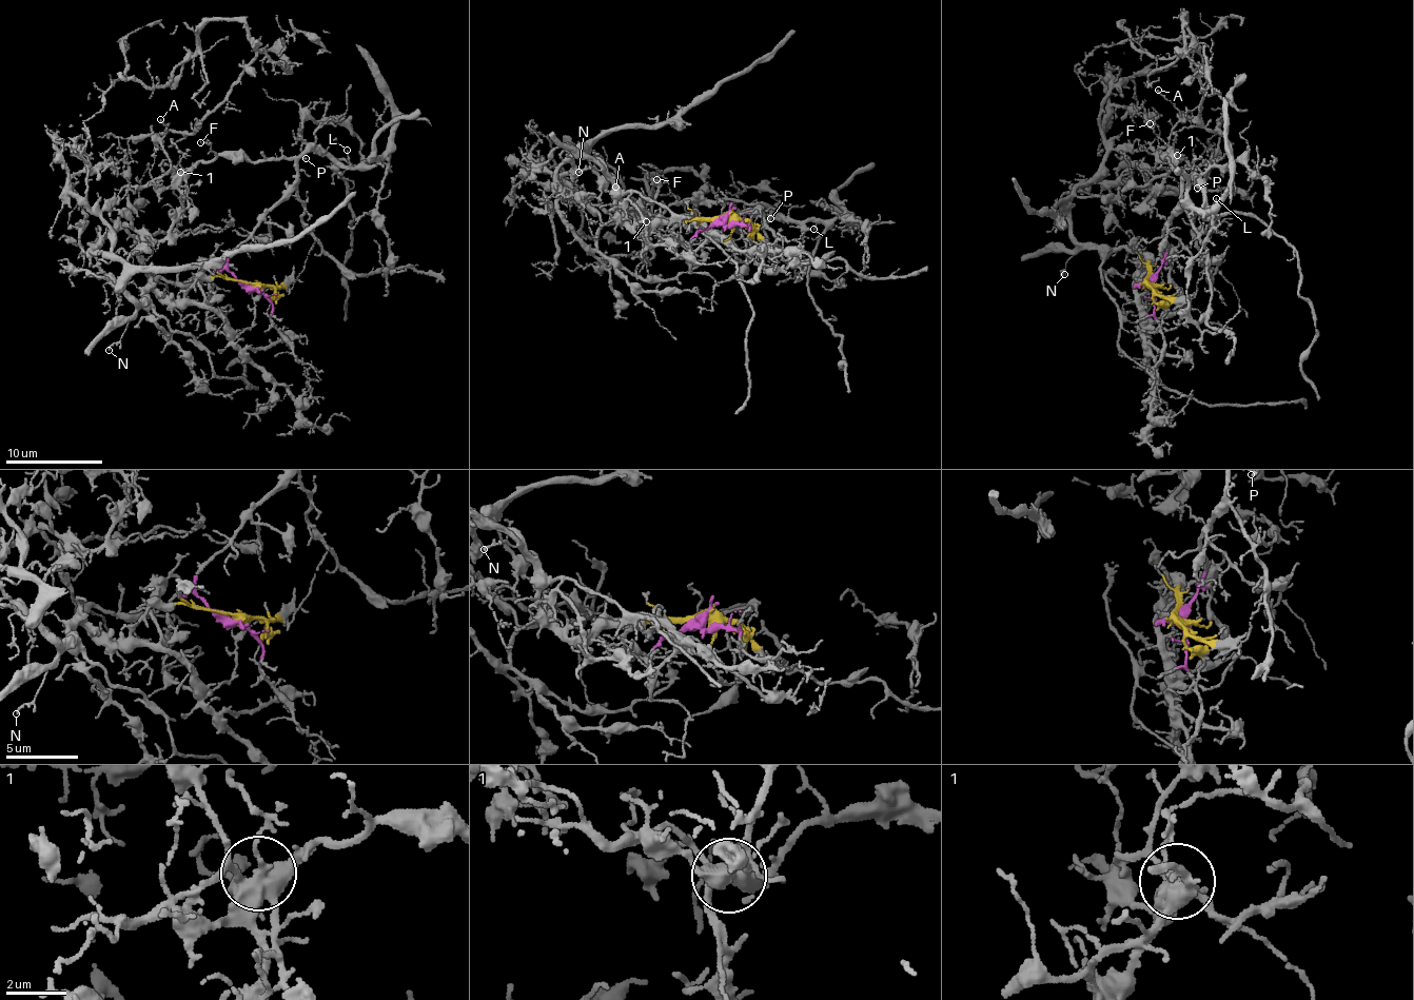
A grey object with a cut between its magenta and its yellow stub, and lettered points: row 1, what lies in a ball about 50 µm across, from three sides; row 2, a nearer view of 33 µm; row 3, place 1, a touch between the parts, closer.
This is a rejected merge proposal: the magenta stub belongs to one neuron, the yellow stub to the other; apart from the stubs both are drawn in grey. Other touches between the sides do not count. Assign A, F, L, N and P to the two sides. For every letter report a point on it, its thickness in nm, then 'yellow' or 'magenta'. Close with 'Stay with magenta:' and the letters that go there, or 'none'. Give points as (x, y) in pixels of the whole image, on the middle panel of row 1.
A: place (615, 187); calibre 120 nm; magenta
F: place (656, 179); calibre 80 nm; magenta
L: place (813, 229); calibre 120 nm; magenta
N: place (578, 172); calibre 130 nm; yellow
P: place (770, 218); calibre 160 nm; magenta
Stay with magenta: A, F, L, P

